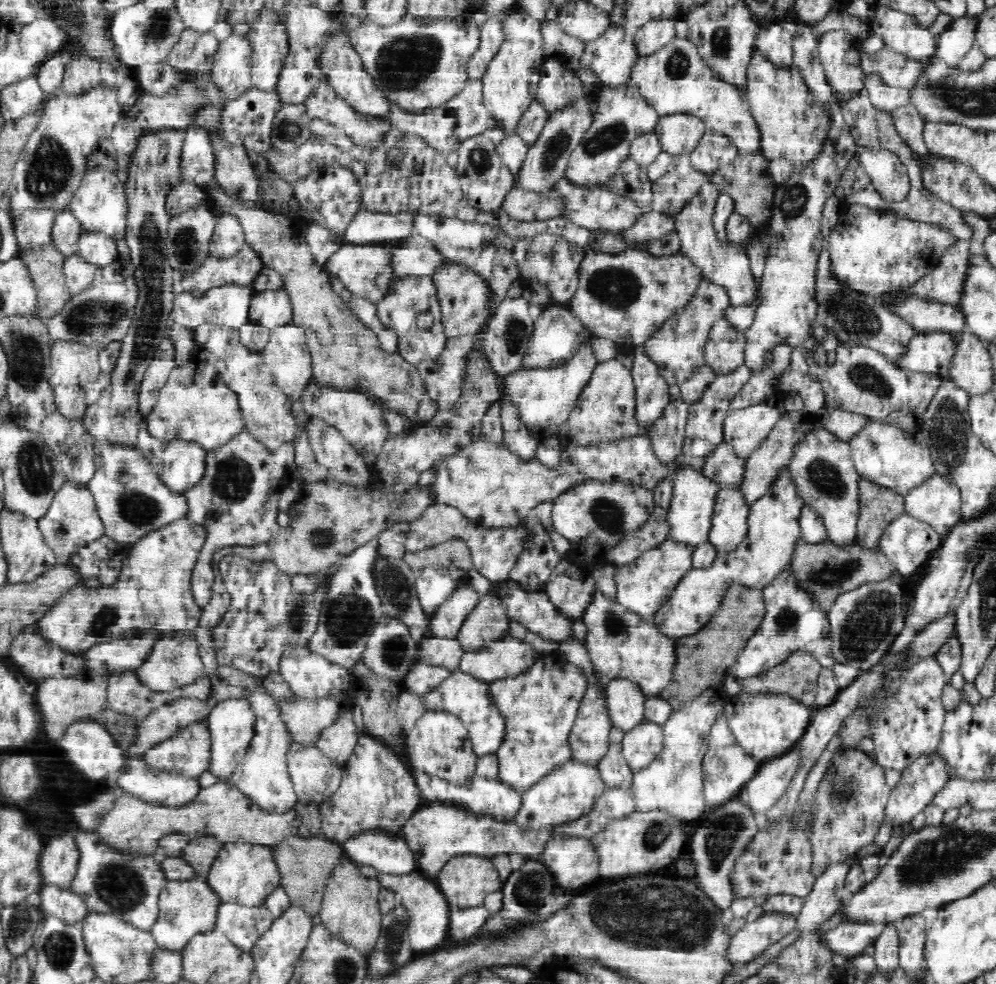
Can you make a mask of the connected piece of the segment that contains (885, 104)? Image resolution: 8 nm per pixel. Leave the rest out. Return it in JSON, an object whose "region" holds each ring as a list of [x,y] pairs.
{"region":[[[865,76],[864,89],[870,105],[876,110],[892,113],[900,106],[909,104],[909,90],[884,86],[877,76]]]}

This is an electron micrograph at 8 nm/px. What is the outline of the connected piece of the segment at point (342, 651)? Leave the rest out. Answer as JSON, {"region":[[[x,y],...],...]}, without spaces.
{"region":[[[372,537],[367,543],[356,547],[340,564],[334,563],[325,571],[296,575],[291,579],[292,590],[300,595],[314,593],[320,586],[324,587],[319,621],[307,642],[307,649],[349,669],[362,657],[375,626],[388,615],[371,577],[371,564],[377,551],[378,537]]]}

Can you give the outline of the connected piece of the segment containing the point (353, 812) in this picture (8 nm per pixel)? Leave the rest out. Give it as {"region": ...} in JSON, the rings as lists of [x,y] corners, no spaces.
{"region":[[[360,734],[352,756],[342,767],[338,790],[318,806],[322,821],[320,836],[342,844],[365,831],[383,830],[396,834],[404,822],[409,820],[412,814],[422,806],[423,797],[418,789],[413,771],[407,757],[398,753],[394,747],[390,747],[388,743],[384,743],[370,734]]]}

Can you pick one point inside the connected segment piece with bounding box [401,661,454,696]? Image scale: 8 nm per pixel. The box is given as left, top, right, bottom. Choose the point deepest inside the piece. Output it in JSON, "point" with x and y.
{"point":[422,678]}

